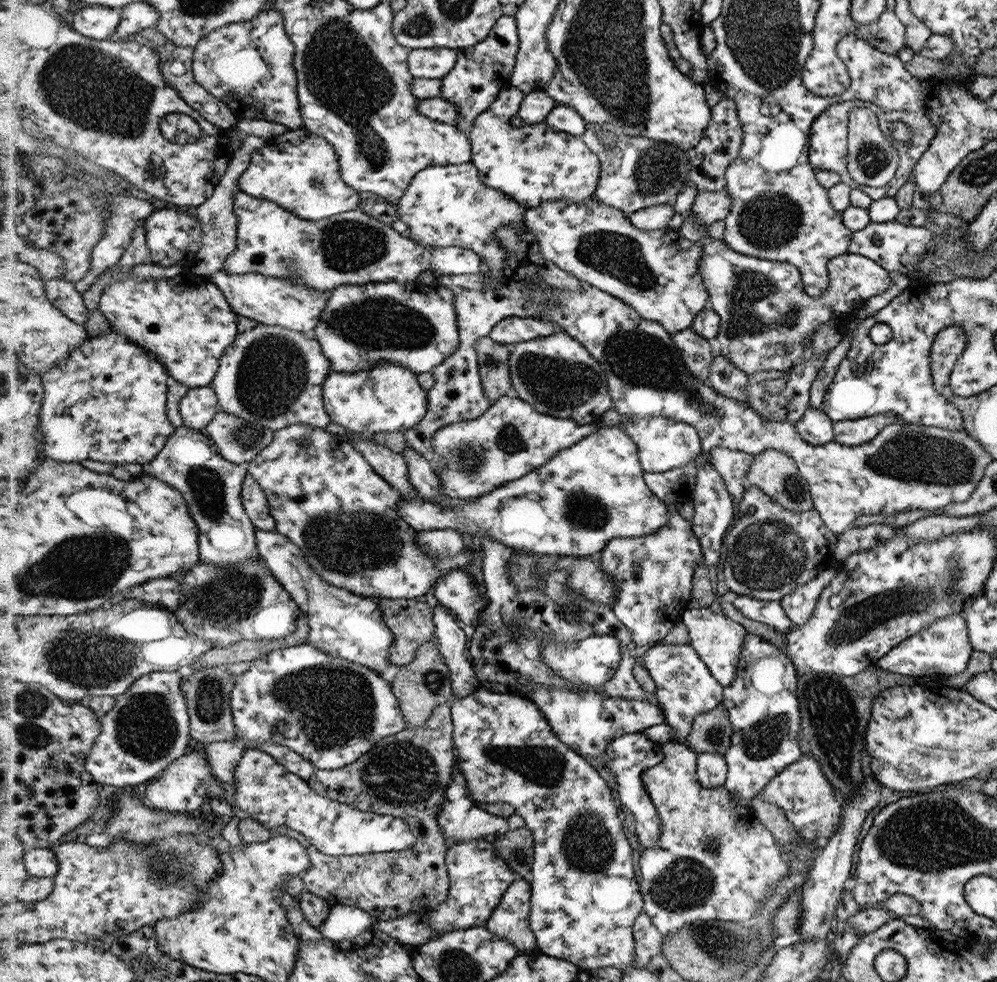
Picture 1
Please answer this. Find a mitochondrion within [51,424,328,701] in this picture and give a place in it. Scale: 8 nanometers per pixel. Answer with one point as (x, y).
(219, 601)

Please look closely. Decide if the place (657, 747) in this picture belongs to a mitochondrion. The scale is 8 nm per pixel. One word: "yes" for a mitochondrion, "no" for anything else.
no

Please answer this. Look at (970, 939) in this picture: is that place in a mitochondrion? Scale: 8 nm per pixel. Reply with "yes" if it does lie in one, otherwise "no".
no

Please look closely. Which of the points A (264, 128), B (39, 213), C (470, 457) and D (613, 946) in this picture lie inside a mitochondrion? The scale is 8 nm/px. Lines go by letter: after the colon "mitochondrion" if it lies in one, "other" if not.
A: other
B: other
C: mitochondrion
D: other

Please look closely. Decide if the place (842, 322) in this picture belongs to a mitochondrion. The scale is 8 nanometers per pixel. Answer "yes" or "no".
no

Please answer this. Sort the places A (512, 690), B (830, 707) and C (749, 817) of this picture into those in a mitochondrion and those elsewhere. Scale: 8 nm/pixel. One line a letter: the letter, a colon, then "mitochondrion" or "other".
A: other
B: mitochondrion
C: other

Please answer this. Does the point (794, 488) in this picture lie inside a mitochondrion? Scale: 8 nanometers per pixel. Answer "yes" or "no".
yes

